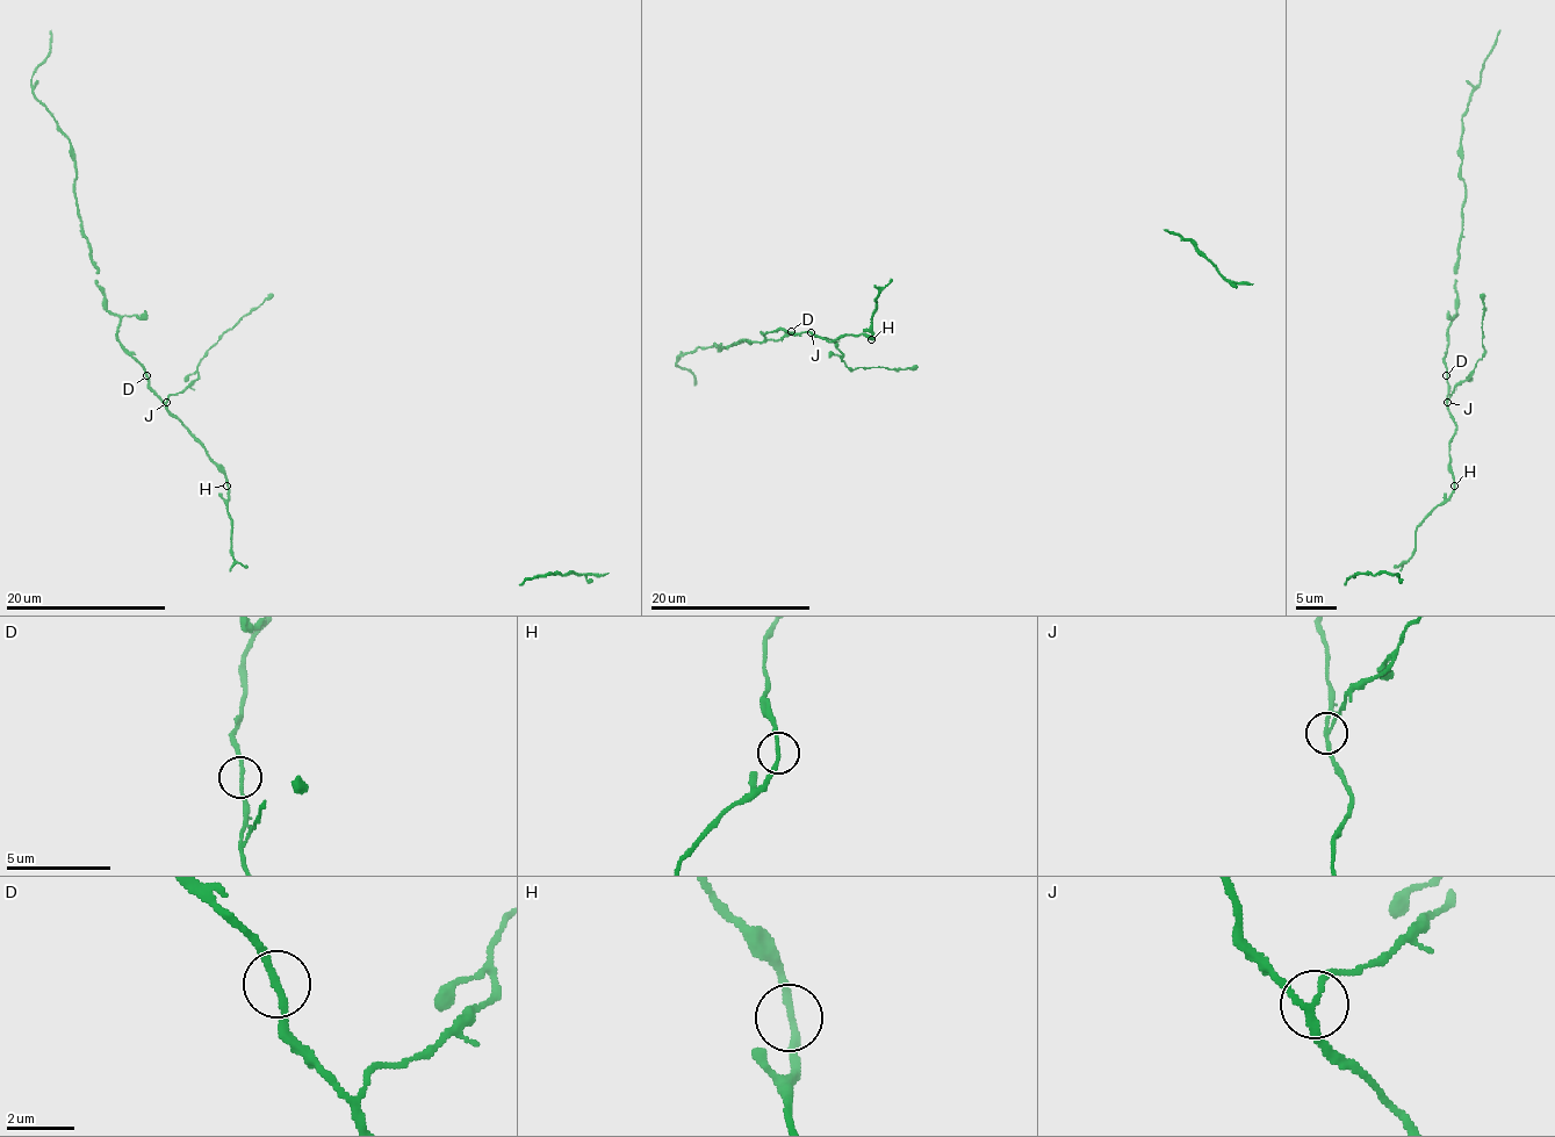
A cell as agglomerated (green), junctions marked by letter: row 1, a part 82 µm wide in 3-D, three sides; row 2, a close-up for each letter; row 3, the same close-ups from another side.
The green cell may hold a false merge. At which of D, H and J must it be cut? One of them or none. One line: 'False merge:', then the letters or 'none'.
False merge: J

